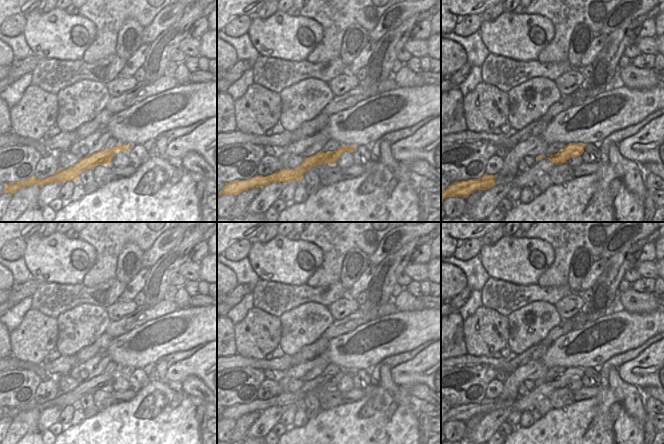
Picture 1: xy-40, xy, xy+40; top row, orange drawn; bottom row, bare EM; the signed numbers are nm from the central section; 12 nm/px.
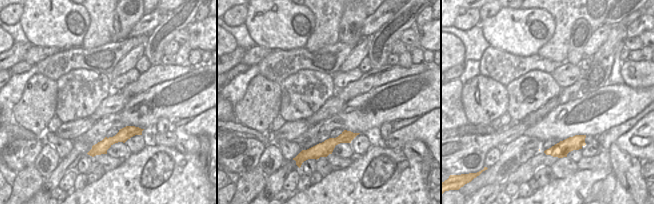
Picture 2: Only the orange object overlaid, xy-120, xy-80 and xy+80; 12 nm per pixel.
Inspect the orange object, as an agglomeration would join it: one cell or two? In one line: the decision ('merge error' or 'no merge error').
merge error

